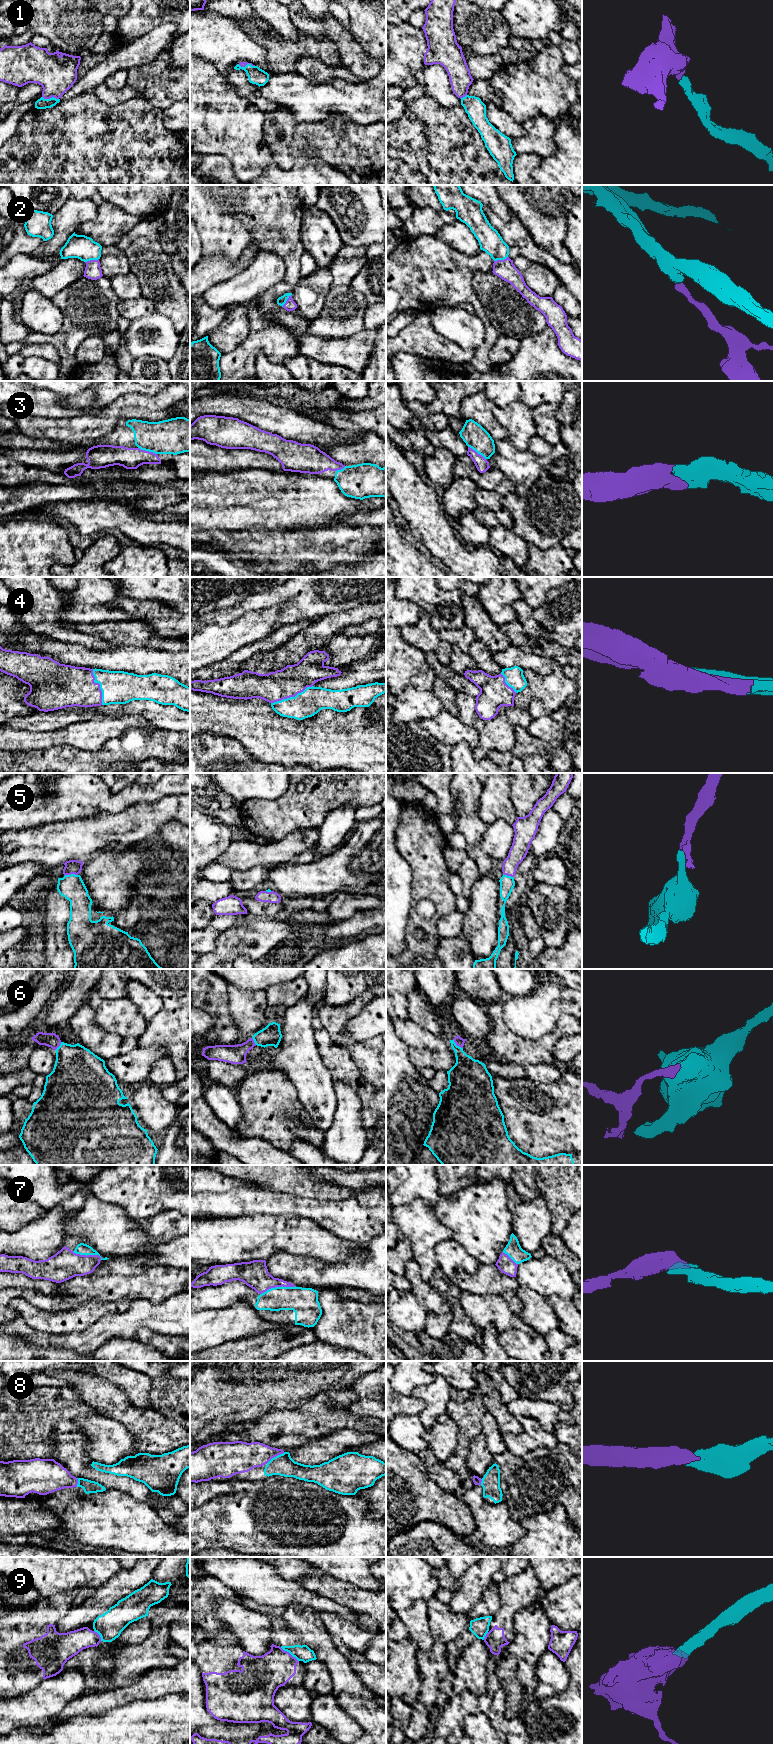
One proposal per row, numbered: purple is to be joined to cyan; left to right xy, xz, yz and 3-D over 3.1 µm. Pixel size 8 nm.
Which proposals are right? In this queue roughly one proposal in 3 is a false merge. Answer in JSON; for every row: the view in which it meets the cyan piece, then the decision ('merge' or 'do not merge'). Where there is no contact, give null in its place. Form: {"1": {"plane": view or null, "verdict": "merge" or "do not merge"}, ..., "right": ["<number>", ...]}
{"1": {"plane": "xy", "verdict": "merge"}, "2": {"plane": "xy", "verdict": "merge"}, "3": {"plane": "xy", "verdict": "merge"}, "4": {"plane": "xz", "verdict": "merge"}, "5": {"plane": "xy", "verdict": "merge"}, "6": {"plane": "yz", "verdict": "merge"}, "7": {"plane": "xz", "verdict": "merge"}, "8": {"plane": "xz", "verdict": "merge"}, "9": {"plane": "xz", "verdict": "do not merge"}, "right": ["1", "2", "3", "4", "5", "6", "7", "8"]}

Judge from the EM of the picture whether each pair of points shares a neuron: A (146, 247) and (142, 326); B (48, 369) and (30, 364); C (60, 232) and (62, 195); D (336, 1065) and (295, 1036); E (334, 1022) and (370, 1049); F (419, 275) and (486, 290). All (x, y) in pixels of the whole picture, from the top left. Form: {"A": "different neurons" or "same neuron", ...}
{"A": "different neurons", "B": "same neuron", "C": "different neurons", "D": "different neurons", "E": "same neuron", "F": "different neurons"}

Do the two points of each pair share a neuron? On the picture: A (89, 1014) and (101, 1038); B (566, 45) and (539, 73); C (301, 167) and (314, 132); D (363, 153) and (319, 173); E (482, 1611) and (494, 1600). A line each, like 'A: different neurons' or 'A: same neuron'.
A: same neuron
B: different neurons
C: different neurons
D: different neurons
E: same neuron

